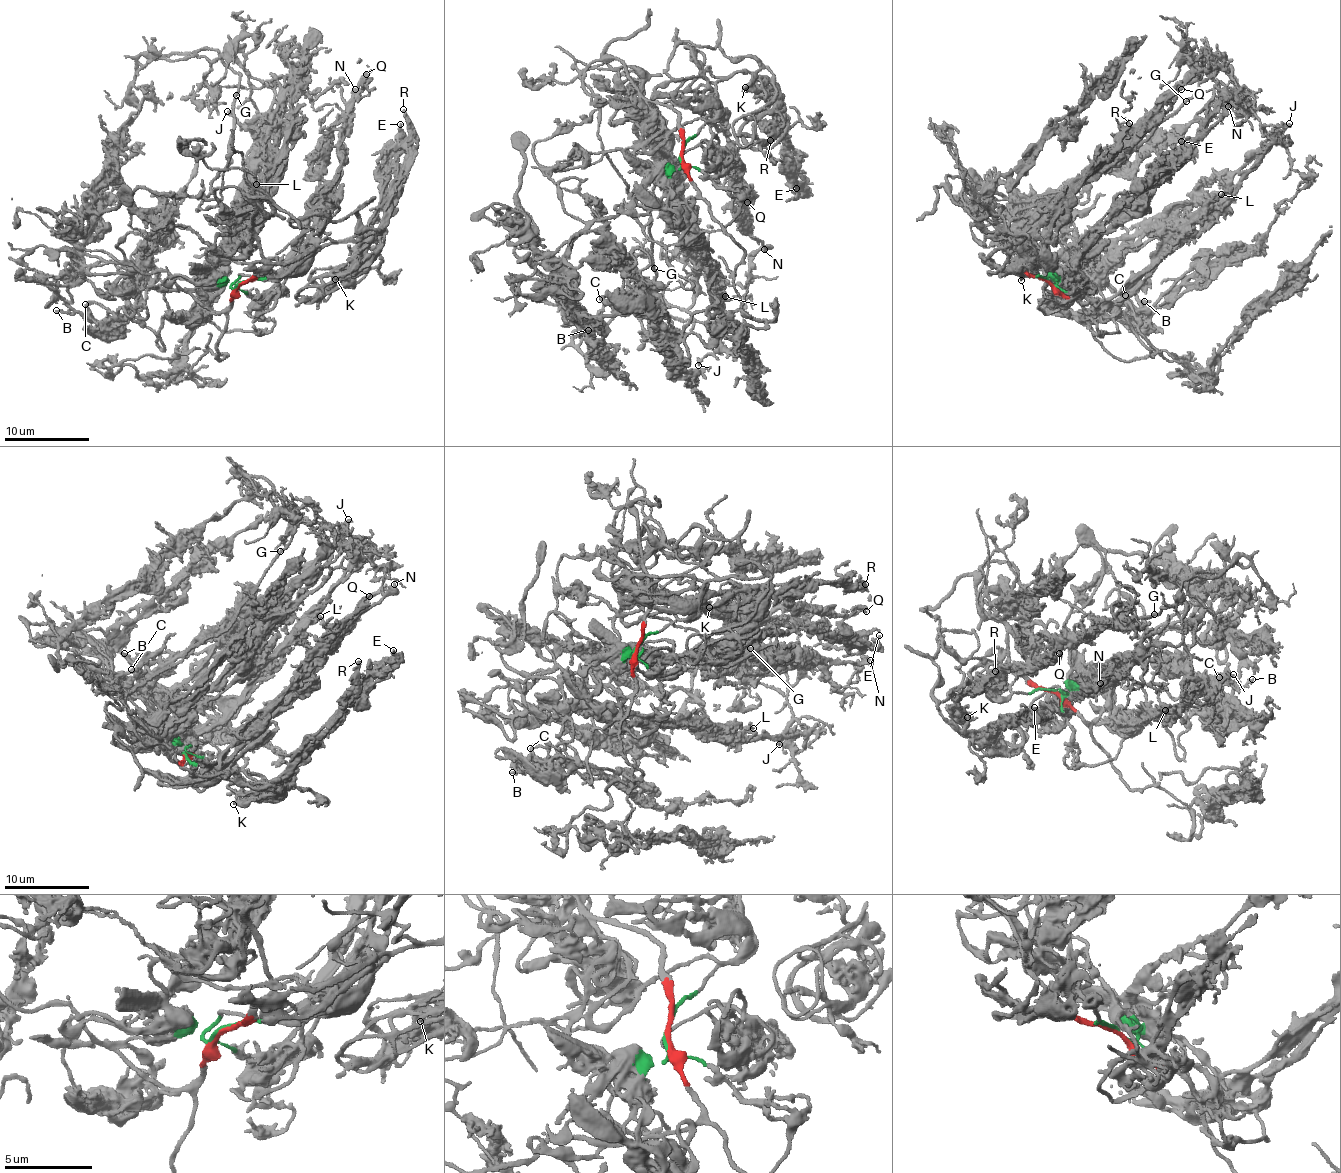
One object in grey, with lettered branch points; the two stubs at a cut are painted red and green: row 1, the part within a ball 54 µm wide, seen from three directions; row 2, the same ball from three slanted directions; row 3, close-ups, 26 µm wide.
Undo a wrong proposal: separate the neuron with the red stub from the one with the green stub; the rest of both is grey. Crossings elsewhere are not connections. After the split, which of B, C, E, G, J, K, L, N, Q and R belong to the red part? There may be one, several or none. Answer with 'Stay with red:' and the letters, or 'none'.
Stay with red: B, C, G, J, L

